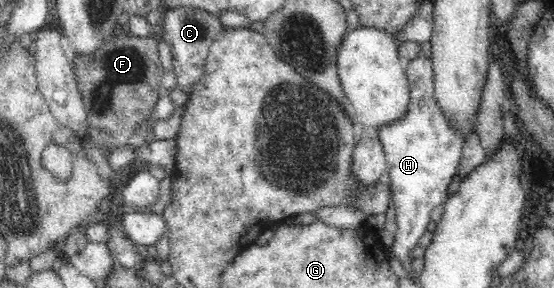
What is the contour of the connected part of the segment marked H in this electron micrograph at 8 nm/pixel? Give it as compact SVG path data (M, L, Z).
M420 50L419 55L405 67L411 101L403 119L379 127L378 141L385 150L395 204L397 233L389 253L403 263L411 263L411 250L427 230L433 209L449 199L447 189L456 176L461 161L462 138L453 125L441 114L434 95L432 59Z

